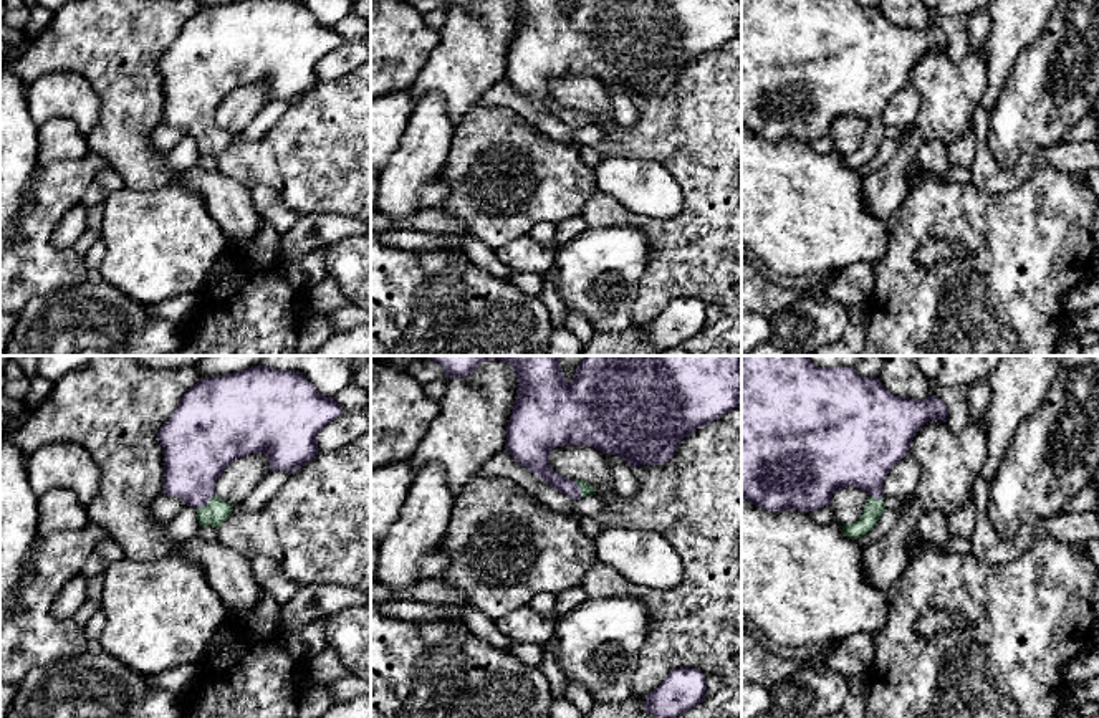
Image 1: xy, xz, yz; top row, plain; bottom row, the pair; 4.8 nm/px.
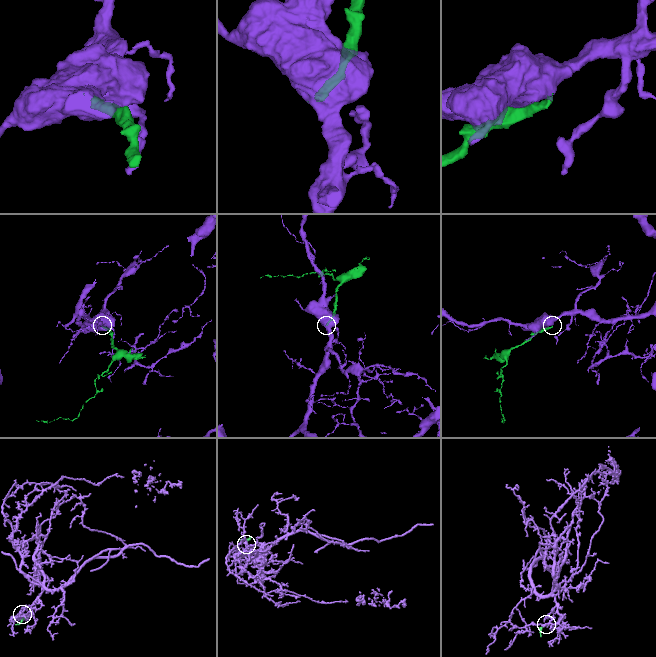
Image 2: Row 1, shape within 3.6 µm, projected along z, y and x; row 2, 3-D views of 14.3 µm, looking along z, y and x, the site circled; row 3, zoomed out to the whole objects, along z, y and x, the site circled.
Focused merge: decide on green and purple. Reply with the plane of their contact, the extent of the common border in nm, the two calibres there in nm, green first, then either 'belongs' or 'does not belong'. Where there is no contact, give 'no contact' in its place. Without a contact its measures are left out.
xy | 130 nm | 120/300 nm | belongs

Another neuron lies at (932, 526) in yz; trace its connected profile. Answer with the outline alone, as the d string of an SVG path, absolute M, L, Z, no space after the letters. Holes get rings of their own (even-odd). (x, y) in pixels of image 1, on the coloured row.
M937 510L927 511L919 518L917 531L920 543L929 548L940 548L952 538L947 516Z

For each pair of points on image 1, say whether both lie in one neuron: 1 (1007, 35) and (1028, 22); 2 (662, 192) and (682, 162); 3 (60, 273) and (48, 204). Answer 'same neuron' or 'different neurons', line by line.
1: same neuron
2: different neurons
3: same neuron

